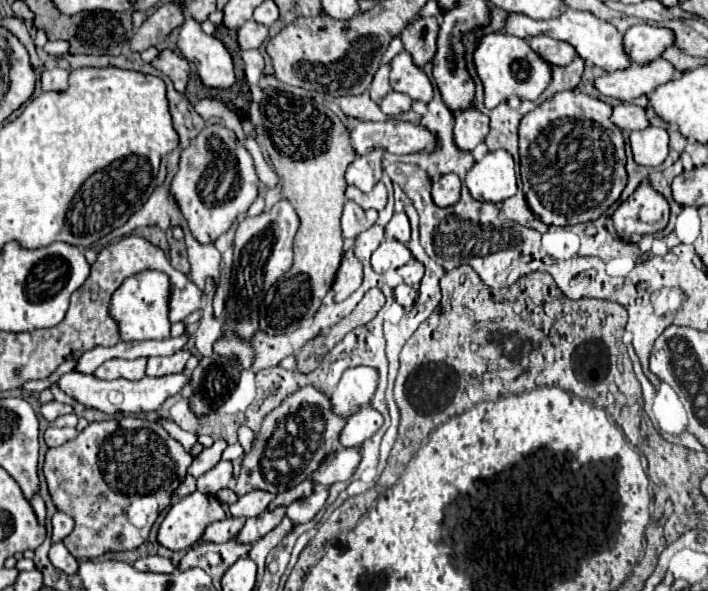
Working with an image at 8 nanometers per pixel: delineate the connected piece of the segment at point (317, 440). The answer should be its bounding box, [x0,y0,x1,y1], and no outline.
[235,386,343,496]

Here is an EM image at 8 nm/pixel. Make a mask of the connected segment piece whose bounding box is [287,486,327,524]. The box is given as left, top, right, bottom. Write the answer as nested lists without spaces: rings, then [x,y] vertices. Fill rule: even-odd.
[[[319,486],[313,490],[311,496],[307,498],[301,498],[299,502],[293,502],[291,506],[287,506],[287,518],[293,522],[293,524],[303,524],[303,522],[309,522],[315,518],[315,514],[323,508],[327,500],[327,488]]]

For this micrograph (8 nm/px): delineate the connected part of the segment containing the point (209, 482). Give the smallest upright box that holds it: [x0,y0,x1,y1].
[197,462,233,496]

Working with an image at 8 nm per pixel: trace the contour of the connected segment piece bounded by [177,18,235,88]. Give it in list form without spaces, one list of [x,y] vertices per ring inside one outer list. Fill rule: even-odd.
[[[185,18],[179,28],[177,48],[187,62],[197,66],[197,72],[205,86],[209,88],[229,88],[235,82],[233,60],[215,36],[207,36],[199,22],[193,18]]]

